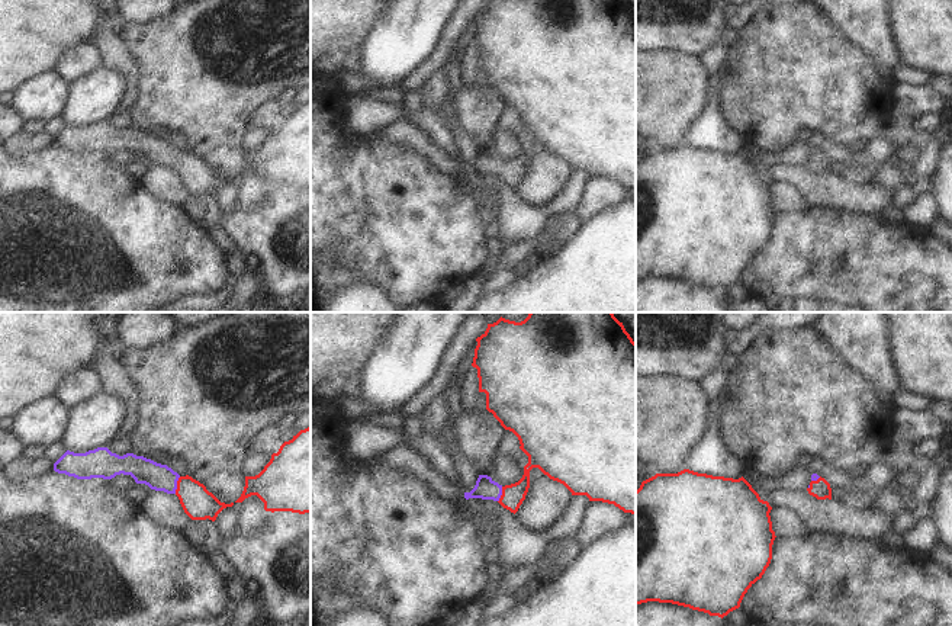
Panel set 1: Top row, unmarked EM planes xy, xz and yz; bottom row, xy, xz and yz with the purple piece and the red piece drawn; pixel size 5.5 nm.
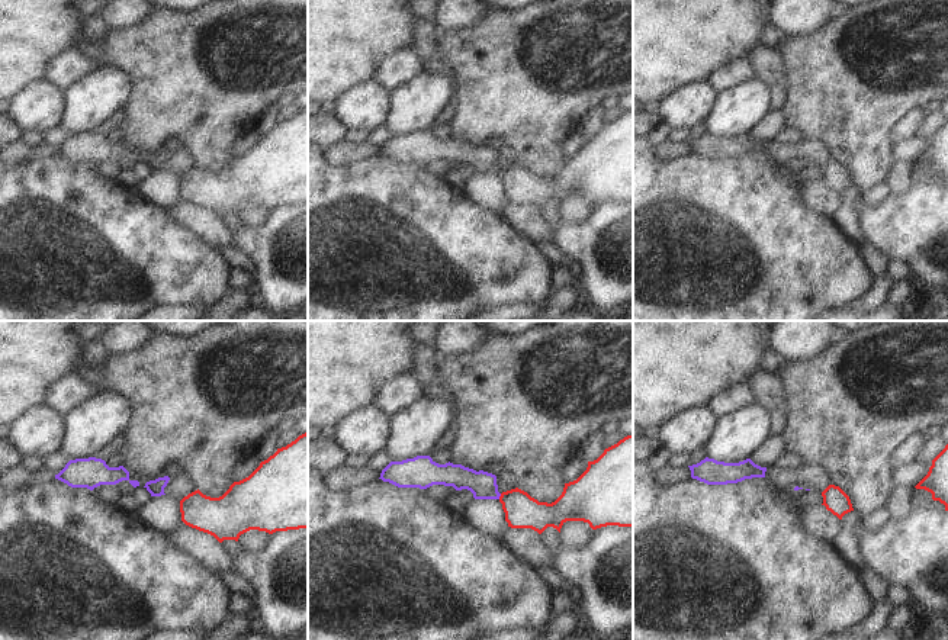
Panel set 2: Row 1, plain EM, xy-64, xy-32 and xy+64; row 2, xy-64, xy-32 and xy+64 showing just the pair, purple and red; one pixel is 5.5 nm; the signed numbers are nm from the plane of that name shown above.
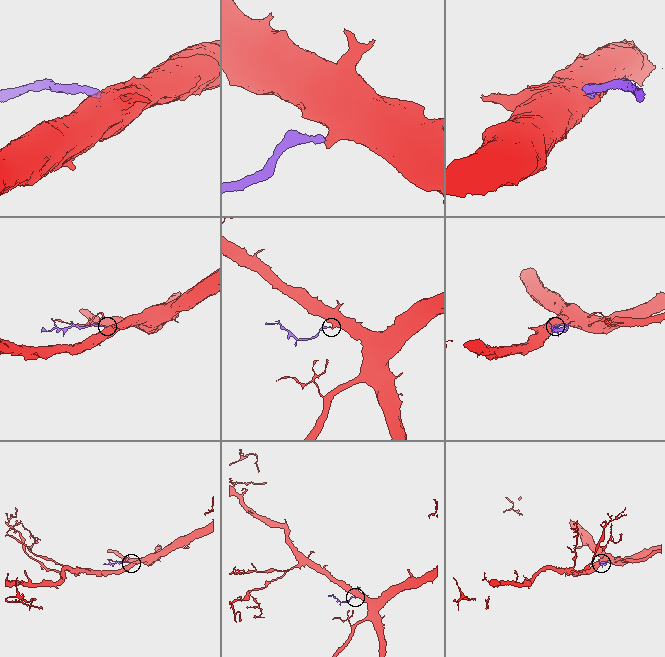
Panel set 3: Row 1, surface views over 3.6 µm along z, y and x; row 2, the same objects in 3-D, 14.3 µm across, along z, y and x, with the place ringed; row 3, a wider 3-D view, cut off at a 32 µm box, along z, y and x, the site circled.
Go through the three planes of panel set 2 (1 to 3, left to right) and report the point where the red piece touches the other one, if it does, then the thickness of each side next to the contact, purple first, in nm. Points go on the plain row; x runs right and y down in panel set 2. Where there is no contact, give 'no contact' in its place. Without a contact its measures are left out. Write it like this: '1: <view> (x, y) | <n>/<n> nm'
1: no contact
2: xy-32 (500, 170) | 150/190 nm
3: no contact

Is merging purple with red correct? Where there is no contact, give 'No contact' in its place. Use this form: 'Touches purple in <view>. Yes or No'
Touches purple in xy. Yes.

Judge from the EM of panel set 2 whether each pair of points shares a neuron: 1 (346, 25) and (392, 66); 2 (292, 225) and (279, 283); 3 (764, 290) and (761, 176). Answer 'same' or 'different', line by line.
1: different
2: same
3: same

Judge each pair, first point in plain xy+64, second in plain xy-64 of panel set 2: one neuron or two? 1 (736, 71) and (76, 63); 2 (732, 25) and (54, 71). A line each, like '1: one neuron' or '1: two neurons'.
1: one neuron
2: two neurons

